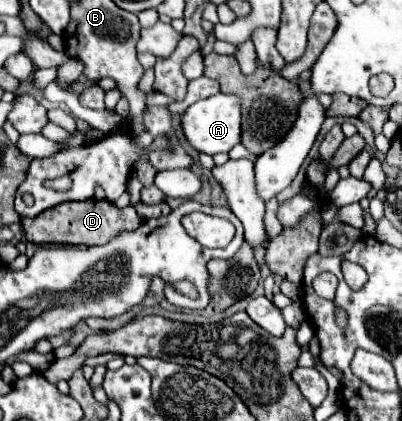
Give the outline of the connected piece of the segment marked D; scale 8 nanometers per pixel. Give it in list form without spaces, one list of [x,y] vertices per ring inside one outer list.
[[[97,199],[61,203],[37,217],[21,219],[27,241],[33,241],[37,245],[59,243],[59,245],[81,245],[81,247],[105,245],[107,241],[111,241],[115,235],[119,235],[123,231],[135,231],[137,227],[141,227],[141,223],[143,223],[143,219],[137,215],[135,207],[129,205],[125,209],[117,209],[109,201],[97,201]]]

